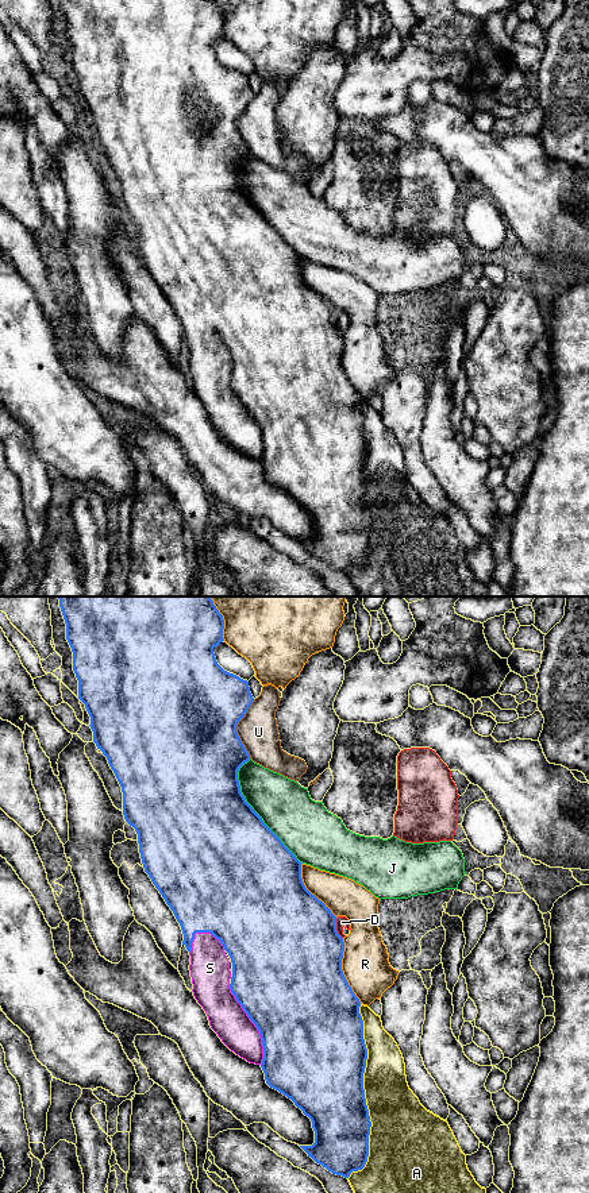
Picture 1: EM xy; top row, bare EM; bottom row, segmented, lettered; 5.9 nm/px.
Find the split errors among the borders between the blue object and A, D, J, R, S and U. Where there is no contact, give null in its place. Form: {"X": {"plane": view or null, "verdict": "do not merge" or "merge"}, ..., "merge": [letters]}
{"A": {"plane": "xy", "verdict": "do not merge"}, "D": {"plane": "xy", "verdict": "do not merge"}, "J": {"plane": "xy", "verdict": "do not merge"}, "R": {"plane": "xy", "verdict": "do not merge"}, "S": {"plane": "xy", "verdict": "merge"}, "U": {"plane": "xy", "verdict": "do not merge"}, "merge": ["S"]}

